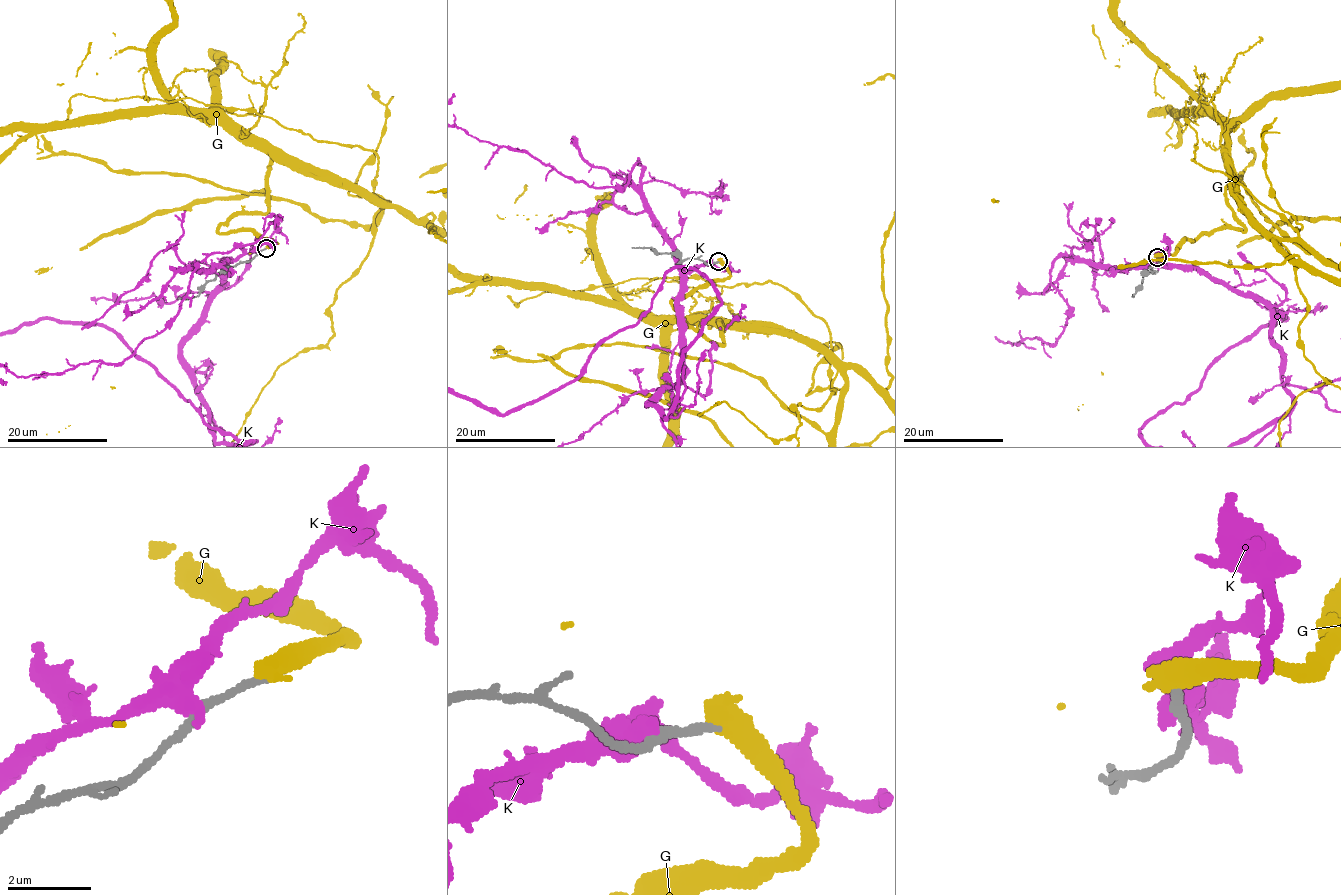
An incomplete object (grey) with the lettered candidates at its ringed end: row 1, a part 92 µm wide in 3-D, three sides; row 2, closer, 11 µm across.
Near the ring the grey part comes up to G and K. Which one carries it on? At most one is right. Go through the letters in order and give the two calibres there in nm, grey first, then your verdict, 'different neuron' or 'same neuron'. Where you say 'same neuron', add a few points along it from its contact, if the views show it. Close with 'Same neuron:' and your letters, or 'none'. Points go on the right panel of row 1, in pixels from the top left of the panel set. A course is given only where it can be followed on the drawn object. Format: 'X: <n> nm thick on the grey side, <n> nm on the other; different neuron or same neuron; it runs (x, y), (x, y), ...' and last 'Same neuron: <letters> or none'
G: 200 nm thick on the grey side, 600 nm on the other; different neuron
K: 220 nm thick on the grey side, 550 nm on the other; different neuron
Same neuron: none

